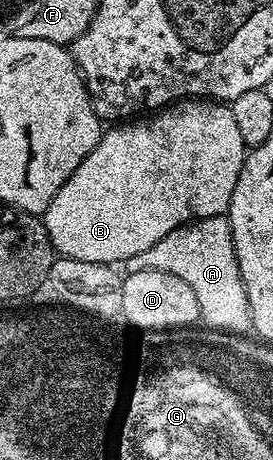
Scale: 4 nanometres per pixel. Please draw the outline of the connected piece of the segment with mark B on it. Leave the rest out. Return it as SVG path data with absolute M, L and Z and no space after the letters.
M187 98L181 102L175 102L153 114L143 115L141 118L131 119L129 122L118 122L107 127L99 138L98 144L86 157L80 166L66 181L64 186L52 198L52 202L46 207L44 213L44 223L46 233L50 235L50 241L55 253L59 257L67 256L76 258L80 262L100 262L101 264L117 265L136 254L144 254L160 238L172 234L182 224L189 224L191 220L203 220L209 216L221 216L230 207L232 189L236 187L236 178L240 178L240 170L244 166L244 158L248 151L248 146L244 138L240 138L240 129L236 126L236 121L232 119L232 110L222 102L211 102L206 98Z

